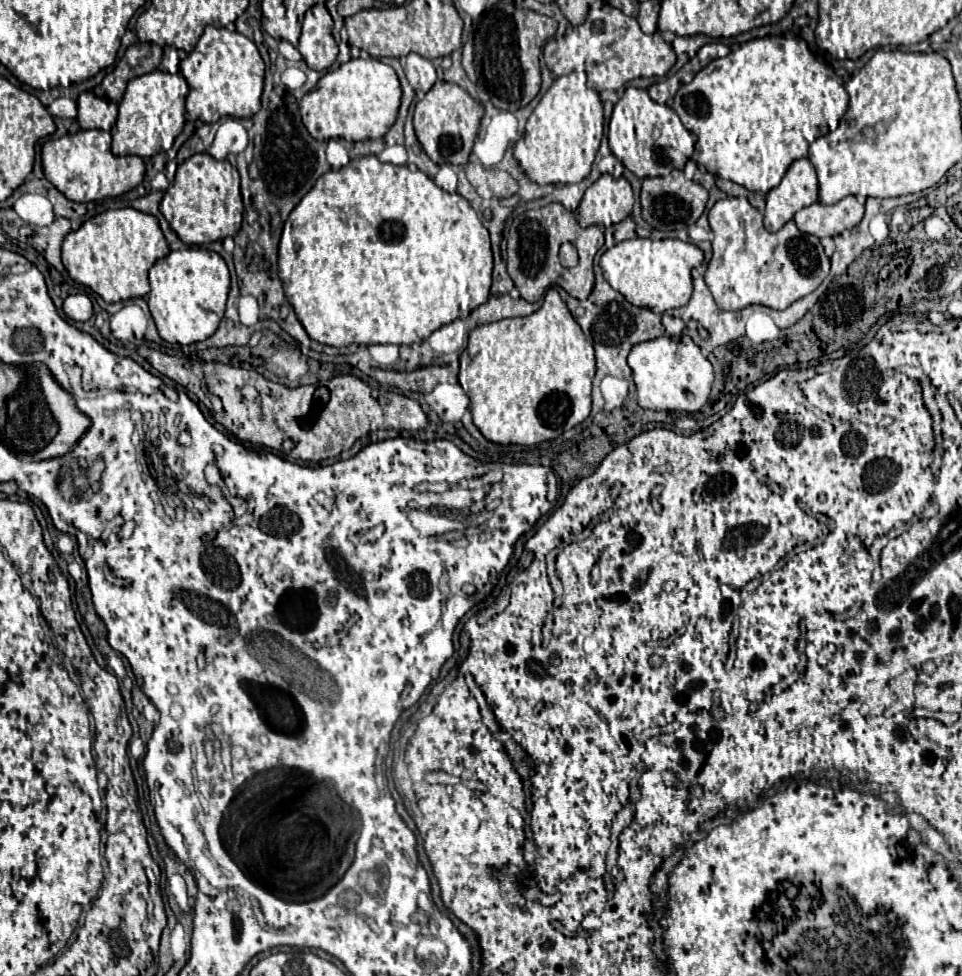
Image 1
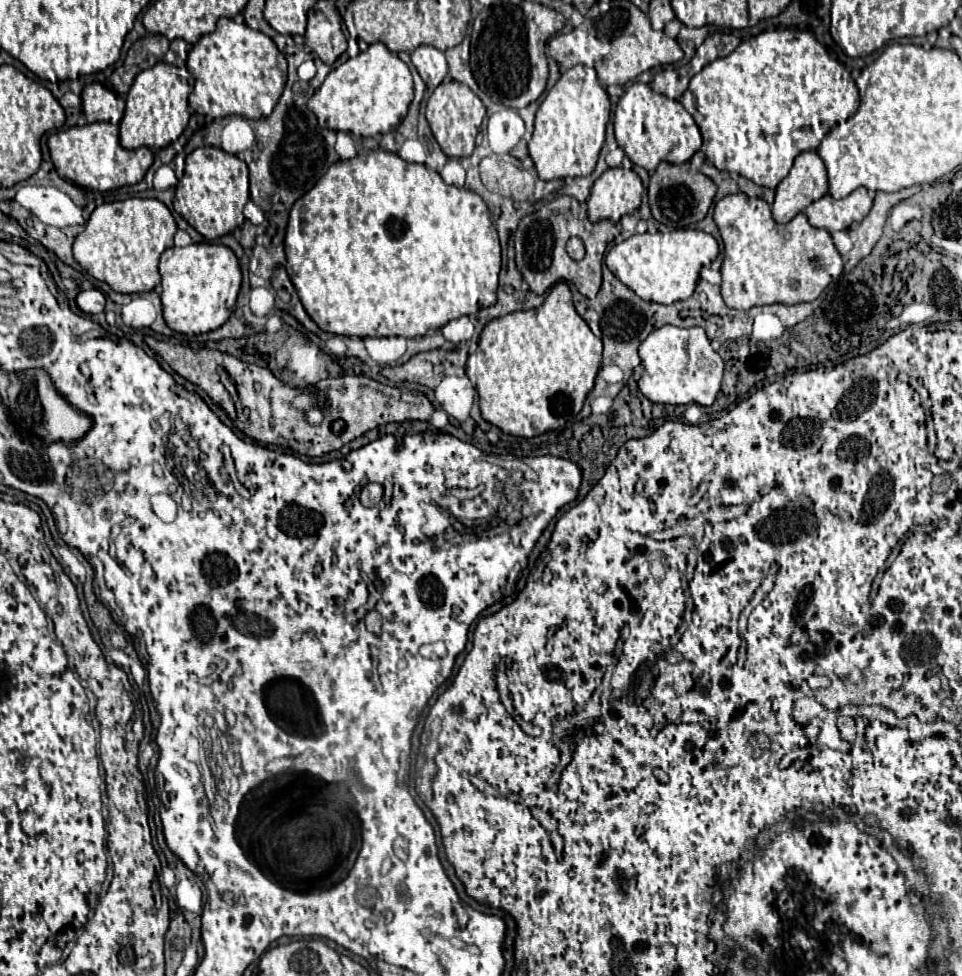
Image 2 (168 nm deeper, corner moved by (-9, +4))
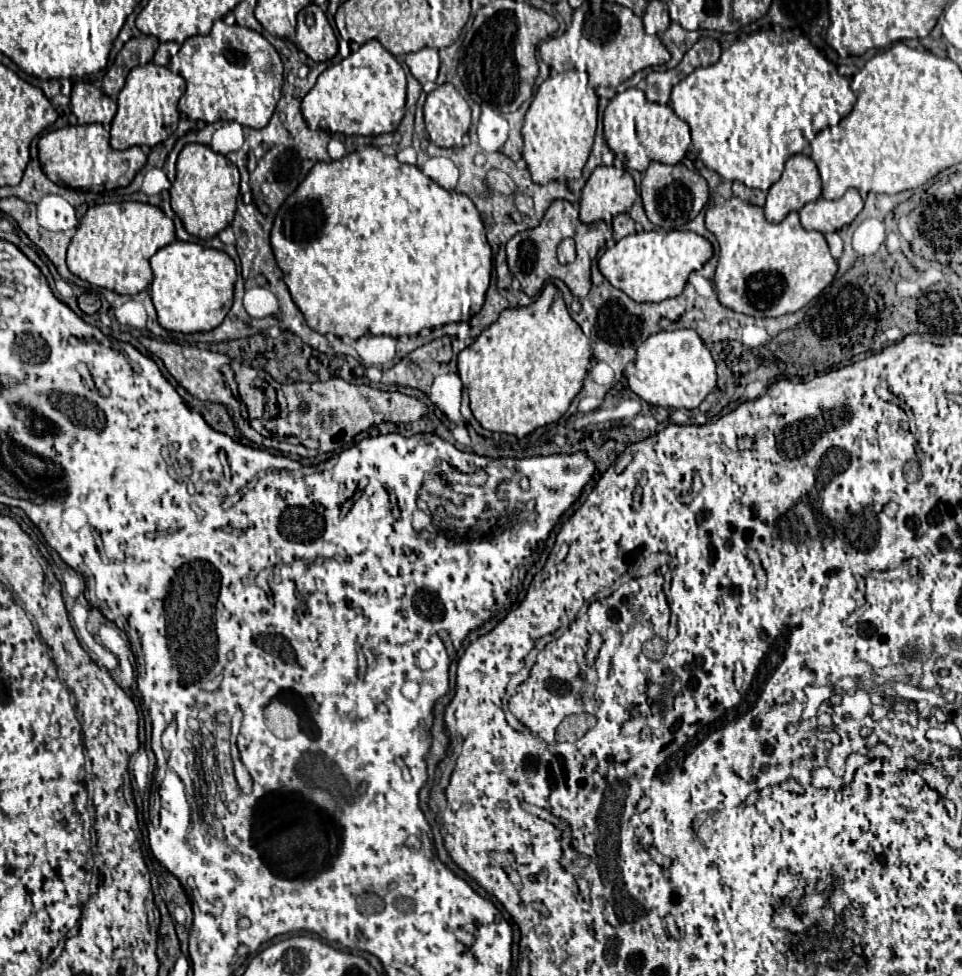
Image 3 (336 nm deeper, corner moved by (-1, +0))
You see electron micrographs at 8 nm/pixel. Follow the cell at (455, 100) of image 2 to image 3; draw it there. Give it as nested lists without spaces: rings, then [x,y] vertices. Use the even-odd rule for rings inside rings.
[[[451,82],[427,94],[425,126],[431,142],[441,148],[459,148],[471,126],[471,108]]]

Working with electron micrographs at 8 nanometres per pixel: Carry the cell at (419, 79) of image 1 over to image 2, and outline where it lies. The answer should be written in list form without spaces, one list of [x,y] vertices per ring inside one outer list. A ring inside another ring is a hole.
[[[419,46],[411,52],[411,62],[415,64],[417,72],[421,74],[423,82],[429,90],[435,90],[443,78],[447,76],[447,62],[445,54],[433,46]]]

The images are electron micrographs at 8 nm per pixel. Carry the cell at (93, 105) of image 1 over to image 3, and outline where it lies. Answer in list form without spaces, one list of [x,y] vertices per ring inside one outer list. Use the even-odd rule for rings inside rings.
[[[79,82],[73,86],[71,112],[77,116],[79,124],[99,122],[105,128],[109,128],[109,124],[117,112],[117,102],[111,96],[103,94],[93,84]]]

